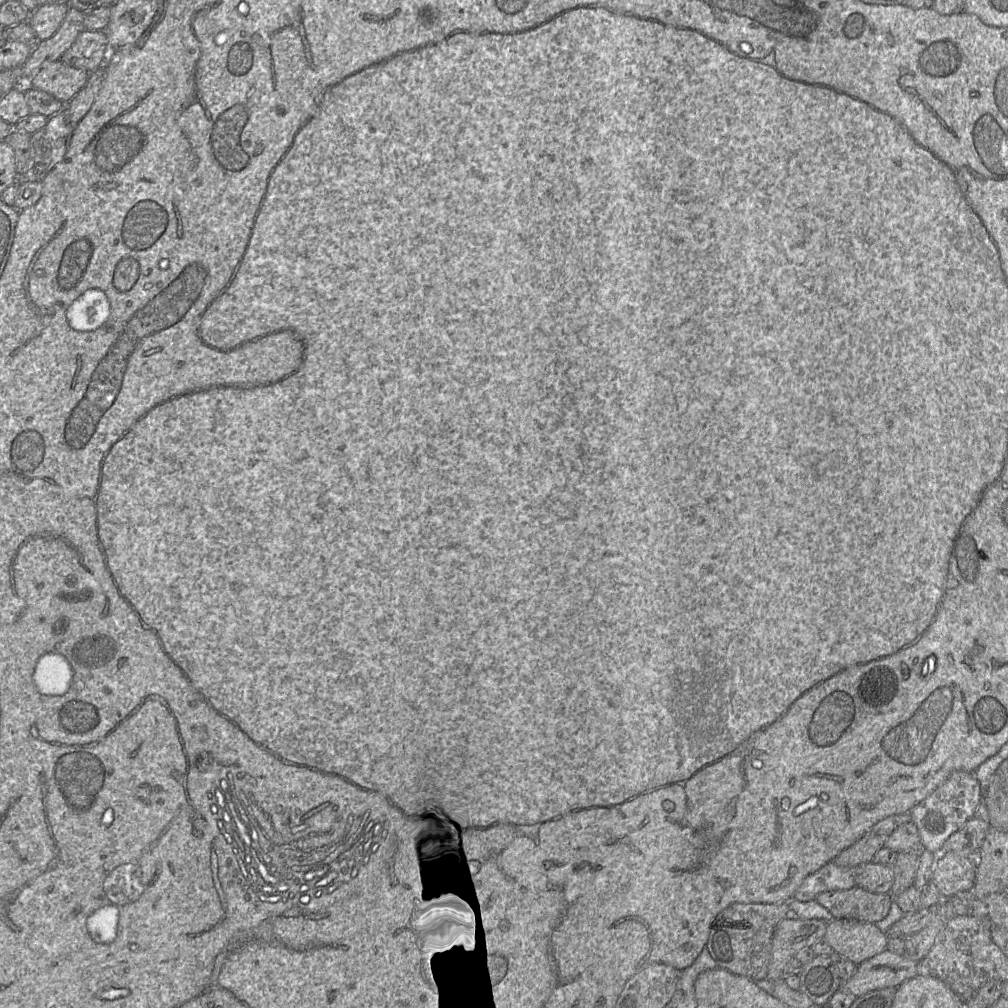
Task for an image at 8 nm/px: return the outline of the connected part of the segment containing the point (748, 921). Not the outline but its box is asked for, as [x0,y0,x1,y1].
[706,901,790,981]

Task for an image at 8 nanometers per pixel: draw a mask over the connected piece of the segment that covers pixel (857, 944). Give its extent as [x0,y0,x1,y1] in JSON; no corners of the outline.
[824,919,887,965]

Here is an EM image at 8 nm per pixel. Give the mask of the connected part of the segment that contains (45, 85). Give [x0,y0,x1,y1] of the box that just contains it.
[27,59,89,104]

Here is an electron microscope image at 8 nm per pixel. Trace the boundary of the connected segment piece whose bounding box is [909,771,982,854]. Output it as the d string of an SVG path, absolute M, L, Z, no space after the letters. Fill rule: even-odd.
M954 772L923 801L913 806L909 812L920 835L921 849L939 854L950 835L975 815L981 802L981 788L974 773Z

